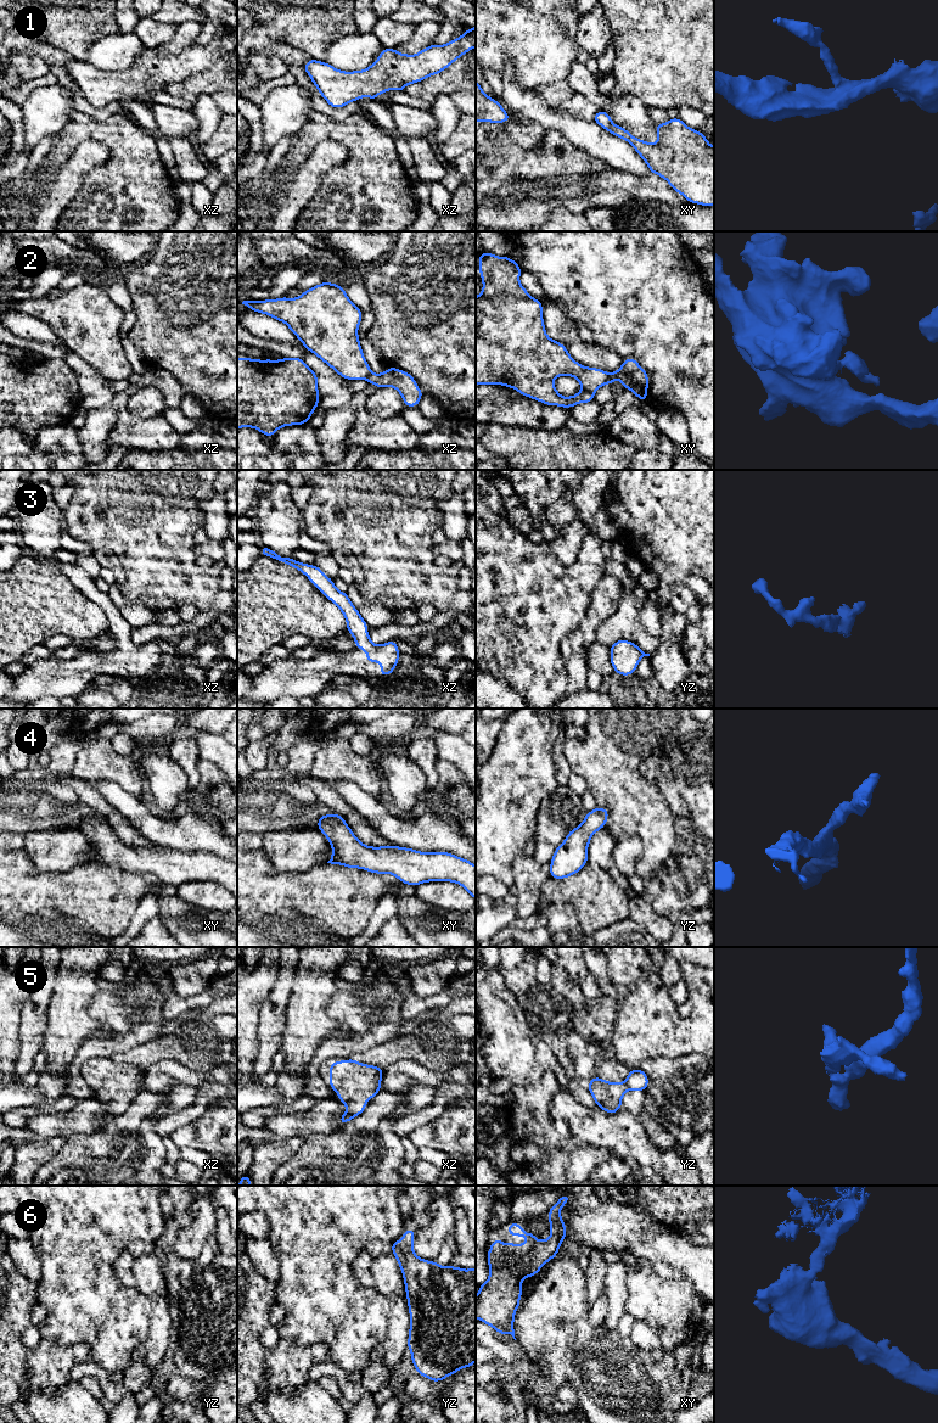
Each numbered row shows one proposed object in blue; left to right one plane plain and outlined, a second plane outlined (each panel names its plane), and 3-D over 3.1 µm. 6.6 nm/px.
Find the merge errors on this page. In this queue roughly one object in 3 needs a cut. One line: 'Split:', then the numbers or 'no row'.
Split: 2

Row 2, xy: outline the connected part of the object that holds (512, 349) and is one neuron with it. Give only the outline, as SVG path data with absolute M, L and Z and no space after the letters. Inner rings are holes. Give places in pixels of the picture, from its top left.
M481 252L478 265L483 288L476 296L476 385L511 387L524 397L562 408L592 402L595 392L606 383L608 372L579 364L565 344L546 335L543 303L521 285L518 263L510 257ZM558 376L573 376L582 390L571 397L561 396L554 385Z

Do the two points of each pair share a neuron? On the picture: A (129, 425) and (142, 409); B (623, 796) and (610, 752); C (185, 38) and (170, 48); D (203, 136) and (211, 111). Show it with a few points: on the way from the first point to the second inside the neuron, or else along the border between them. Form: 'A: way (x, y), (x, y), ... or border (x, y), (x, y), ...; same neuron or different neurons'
A: border (125, 404), (130, 413), (141, 418), (161, 413); different neurons
B: way (618, 785), (610, 763); same neuron
C: way (181, 39), (174, 45); same neuron
D: way (206, 130), (208, 117); same neuron

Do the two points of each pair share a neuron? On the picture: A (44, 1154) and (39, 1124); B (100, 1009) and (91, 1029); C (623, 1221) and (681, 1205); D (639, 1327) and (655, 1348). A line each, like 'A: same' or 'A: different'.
A: different
B: different
C: different
D: same

